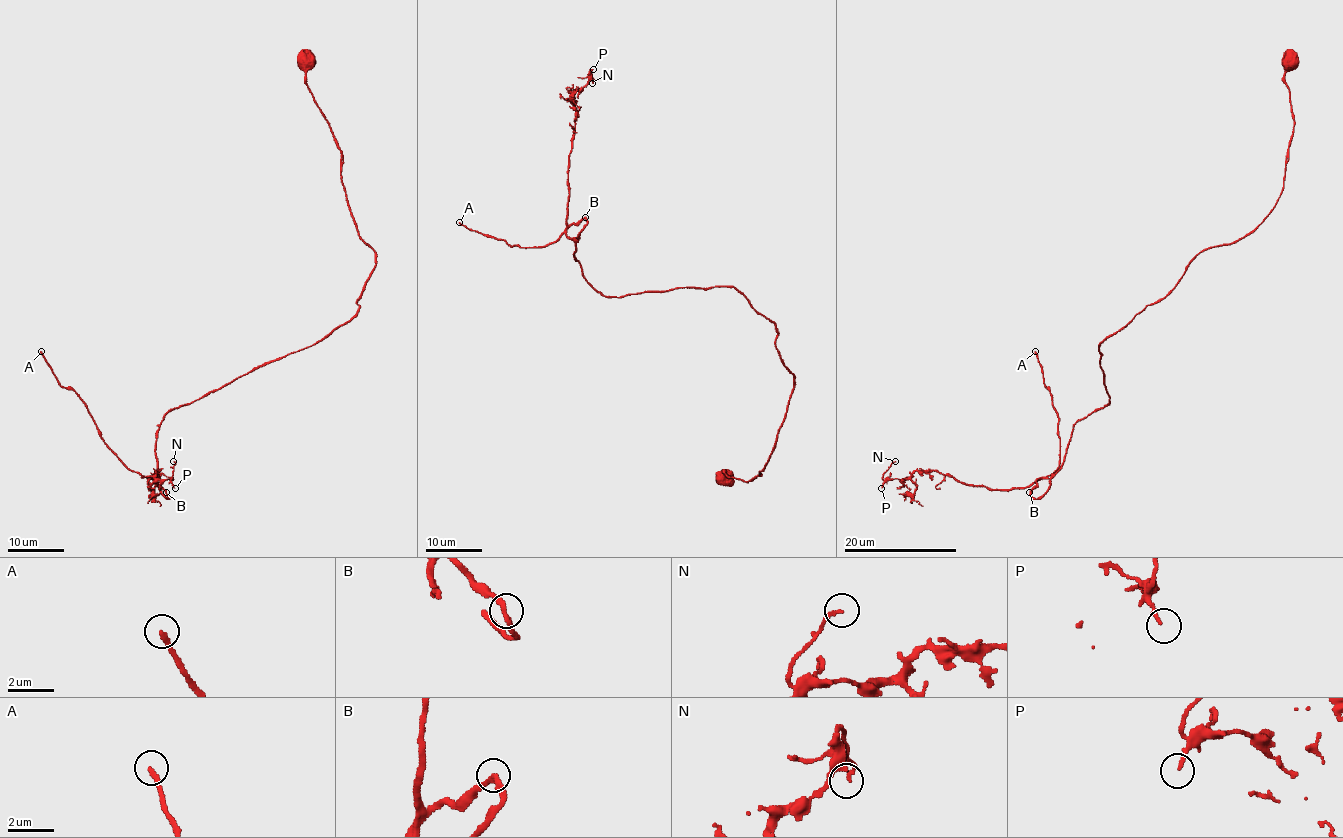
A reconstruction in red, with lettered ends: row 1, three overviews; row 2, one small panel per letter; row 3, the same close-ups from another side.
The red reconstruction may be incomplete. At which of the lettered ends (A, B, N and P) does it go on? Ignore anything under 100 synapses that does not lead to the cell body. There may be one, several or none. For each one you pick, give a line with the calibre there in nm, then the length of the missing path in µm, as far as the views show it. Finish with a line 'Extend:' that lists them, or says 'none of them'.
A: 190 nm thick; about 70 µm are missing
Extend: A

